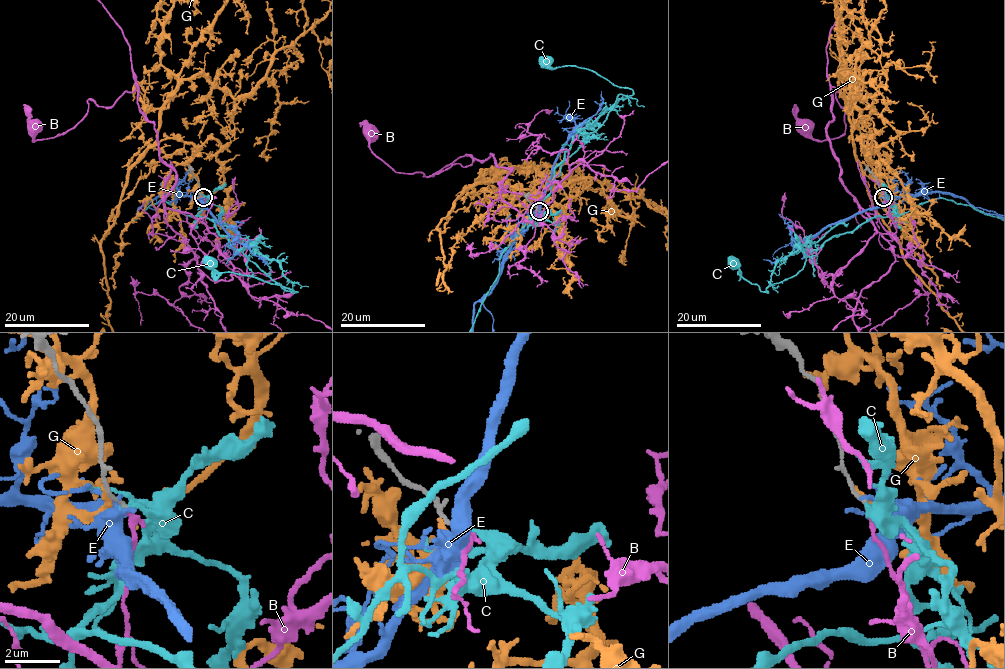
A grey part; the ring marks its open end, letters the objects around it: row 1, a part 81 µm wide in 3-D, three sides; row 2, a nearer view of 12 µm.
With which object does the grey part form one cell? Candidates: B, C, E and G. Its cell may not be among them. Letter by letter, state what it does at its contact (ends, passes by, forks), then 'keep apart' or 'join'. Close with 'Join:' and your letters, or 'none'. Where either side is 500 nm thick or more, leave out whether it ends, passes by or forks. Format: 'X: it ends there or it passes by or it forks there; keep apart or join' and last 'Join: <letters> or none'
B: it ends there; join
C: it ends there; keep apart
E: it forks there; keep apart
G: it ends there; keep apart
Join: B

